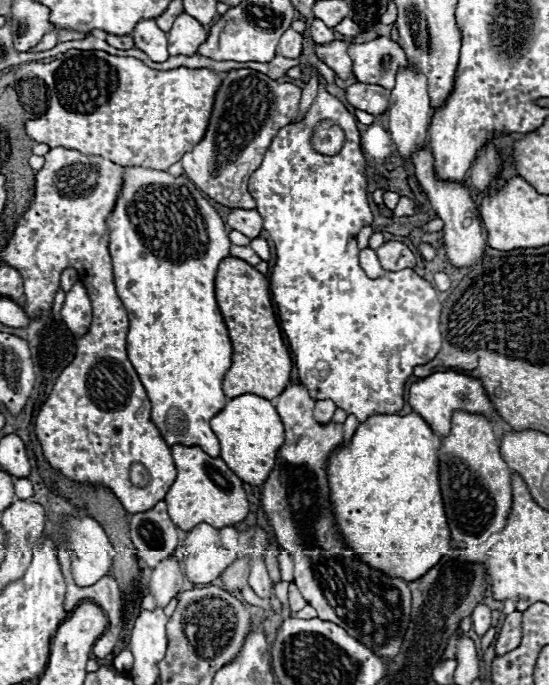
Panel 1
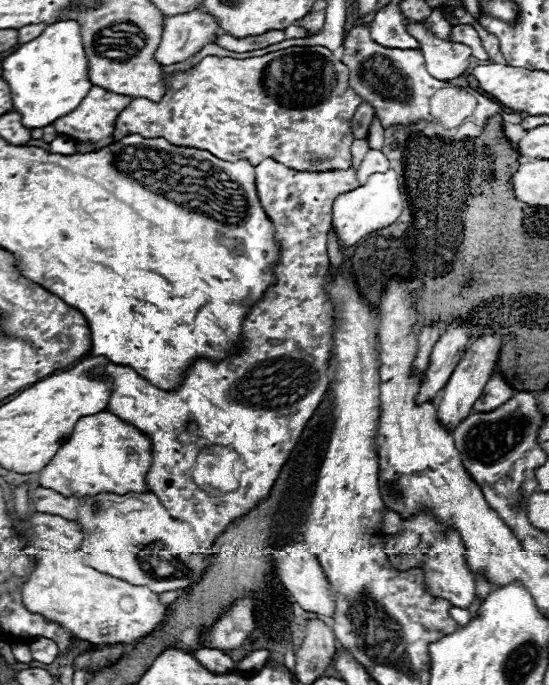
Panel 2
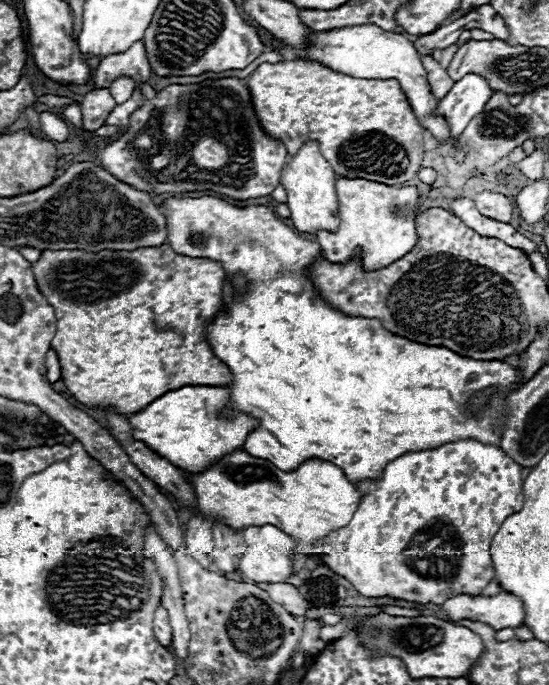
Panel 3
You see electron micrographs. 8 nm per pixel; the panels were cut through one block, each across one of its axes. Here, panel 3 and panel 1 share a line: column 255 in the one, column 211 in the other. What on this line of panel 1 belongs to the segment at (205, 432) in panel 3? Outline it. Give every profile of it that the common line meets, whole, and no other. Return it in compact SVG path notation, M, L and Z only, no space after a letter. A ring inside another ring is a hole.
M242 394L226 402L226 406L210 420L220 442L220 458L246 484L260 486L274 468L276 452L284 444L284 426L270 400L256 394Z

